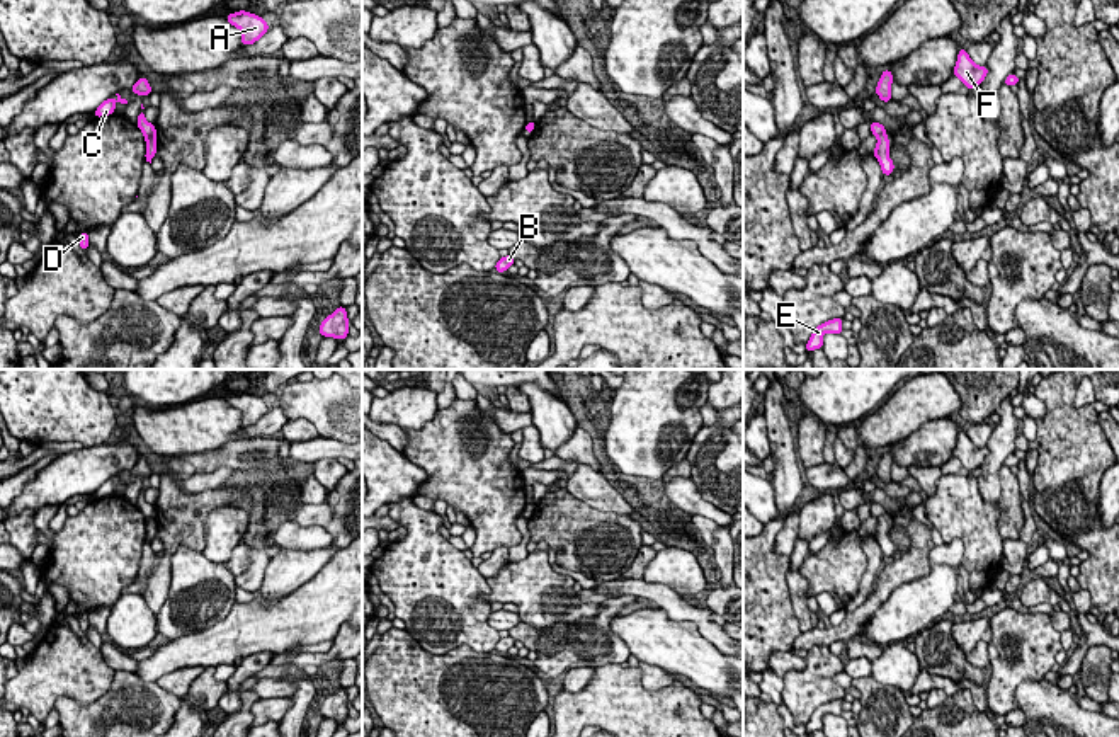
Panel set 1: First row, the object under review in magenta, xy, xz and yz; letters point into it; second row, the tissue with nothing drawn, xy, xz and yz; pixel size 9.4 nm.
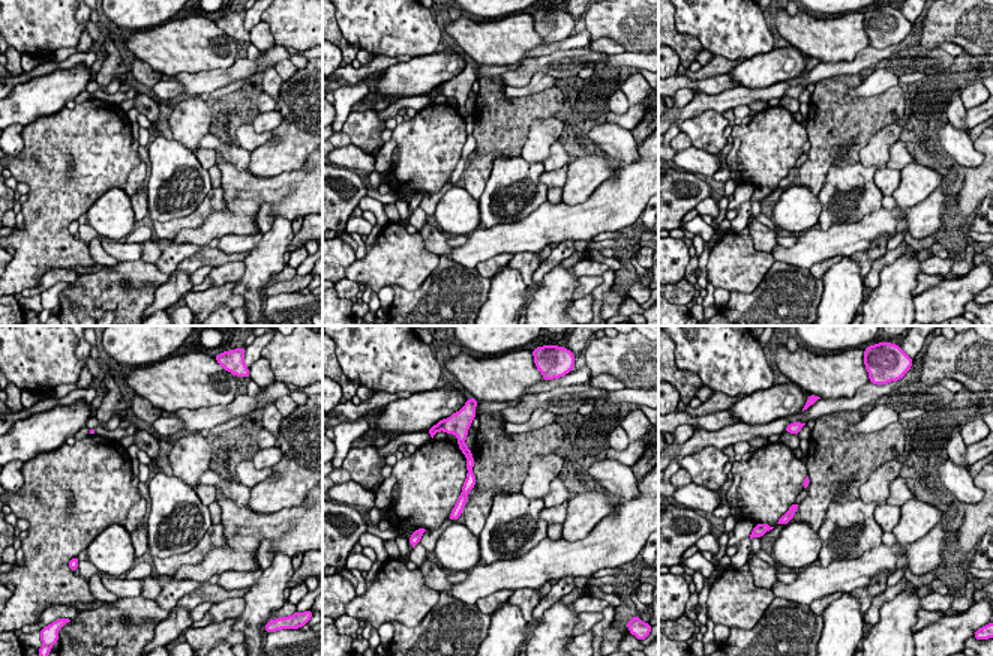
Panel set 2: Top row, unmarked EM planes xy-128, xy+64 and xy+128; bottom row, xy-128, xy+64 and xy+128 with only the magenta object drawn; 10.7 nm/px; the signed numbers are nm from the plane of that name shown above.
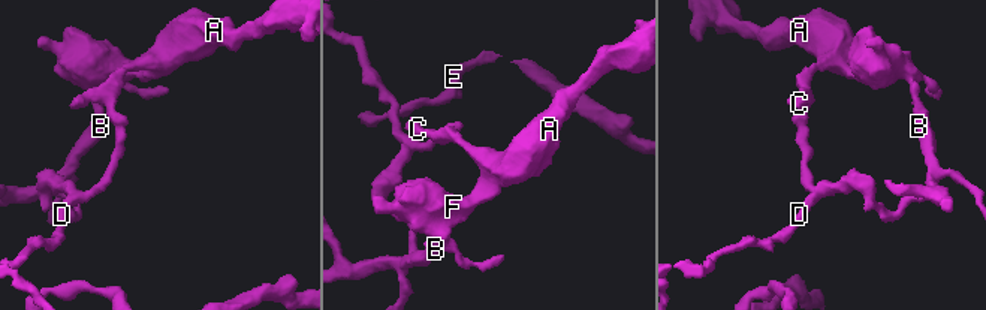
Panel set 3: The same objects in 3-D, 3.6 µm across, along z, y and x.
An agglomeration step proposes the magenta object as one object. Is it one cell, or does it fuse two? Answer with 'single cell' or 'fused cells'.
fused cells

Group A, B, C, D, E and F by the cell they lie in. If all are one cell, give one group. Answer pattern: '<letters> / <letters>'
A B C F / D E

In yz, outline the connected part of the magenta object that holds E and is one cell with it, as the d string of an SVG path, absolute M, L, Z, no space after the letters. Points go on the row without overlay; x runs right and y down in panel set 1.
M832 700L832 701L825 703L825 705L820 705L813 711L809 722L806 723L806 734L811 734L815 730L821 730L823 728L823 717L826 713L840 717L844 713L842 703L844 703L844 700Z

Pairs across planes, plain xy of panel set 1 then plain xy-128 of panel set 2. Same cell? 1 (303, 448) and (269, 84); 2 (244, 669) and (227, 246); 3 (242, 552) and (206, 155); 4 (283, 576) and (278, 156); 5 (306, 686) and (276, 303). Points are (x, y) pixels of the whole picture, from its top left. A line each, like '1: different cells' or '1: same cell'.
1: different cells
2: same cell
3: same cell
4: same cell
5: different cells

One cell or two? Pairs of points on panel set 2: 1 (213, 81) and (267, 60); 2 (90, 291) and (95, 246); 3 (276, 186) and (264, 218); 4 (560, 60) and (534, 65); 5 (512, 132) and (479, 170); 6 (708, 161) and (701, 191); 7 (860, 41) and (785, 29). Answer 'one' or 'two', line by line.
1: one
2: two
3: two
4: one
5: one
6: two
7: one

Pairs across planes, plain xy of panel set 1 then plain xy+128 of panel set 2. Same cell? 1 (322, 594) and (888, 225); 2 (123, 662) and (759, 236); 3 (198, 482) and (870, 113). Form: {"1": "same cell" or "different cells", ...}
{"1": "same cell", "2": "same cell", "3": "different cells"}

